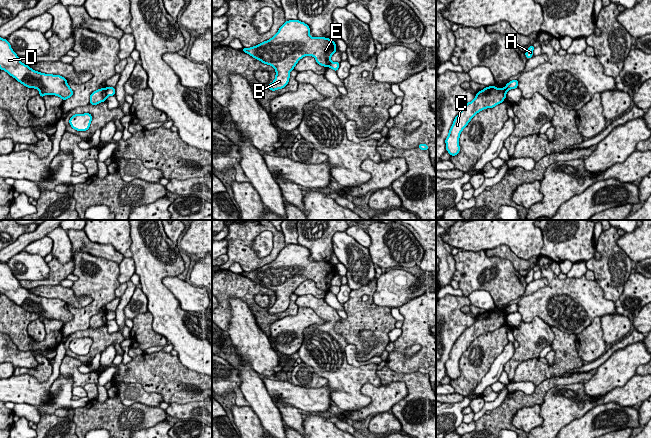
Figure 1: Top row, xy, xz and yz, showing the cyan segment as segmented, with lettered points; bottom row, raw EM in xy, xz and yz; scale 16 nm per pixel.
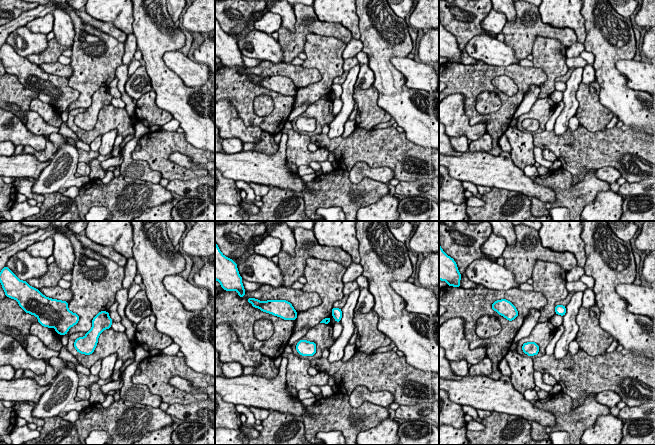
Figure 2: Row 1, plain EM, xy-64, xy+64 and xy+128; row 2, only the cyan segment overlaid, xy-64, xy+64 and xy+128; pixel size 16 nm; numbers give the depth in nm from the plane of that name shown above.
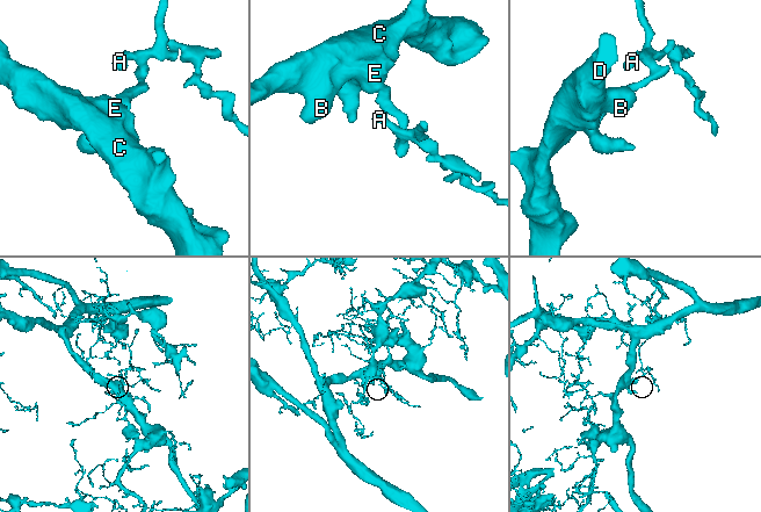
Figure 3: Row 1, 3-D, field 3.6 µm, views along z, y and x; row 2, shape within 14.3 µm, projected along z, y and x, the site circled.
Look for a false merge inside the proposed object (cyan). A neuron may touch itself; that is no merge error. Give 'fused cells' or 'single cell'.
fused cells

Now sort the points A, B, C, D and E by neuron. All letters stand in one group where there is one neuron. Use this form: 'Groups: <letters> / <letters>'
Groups: A / B C D E

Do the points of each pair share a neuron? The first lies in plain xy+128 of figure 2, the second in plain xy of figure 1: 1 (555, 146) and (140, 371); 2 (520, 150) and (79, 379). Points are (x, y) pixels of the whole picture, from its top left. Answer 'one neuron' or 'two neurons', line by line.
1: one neuron
2: one neuron

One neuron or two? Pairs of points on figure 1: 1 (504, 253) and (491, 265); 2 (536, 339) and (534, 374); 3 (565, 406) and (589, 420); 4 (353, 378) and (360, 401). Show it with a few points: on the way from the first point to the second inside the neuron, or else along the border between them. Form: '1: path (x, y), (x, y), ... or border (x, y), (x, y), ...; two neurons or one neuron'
1: border (485, 251), (488, 256), (508, 259), (519, 271); two neurons
2: border (538, 356), (522, 361), (515, 370); two neurons
3: border (601, 402), (582, 416), (573, 419), (562, 427); two neurons
4: path (353, 384), (354, 395); one neuron

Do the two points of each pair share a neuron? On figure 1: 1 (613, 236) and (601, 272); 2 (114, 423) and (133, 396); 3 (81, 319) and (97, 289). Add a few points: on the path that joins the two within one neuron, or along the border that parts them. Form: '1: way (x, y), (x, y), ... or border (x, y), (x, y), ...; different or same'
1: way (609, 245), (609, 263); same
2: border (117, 393), (125, 405), (137, 402), (150, 405); different
3: way (88, 312), (97, 303), (97, 296); same

